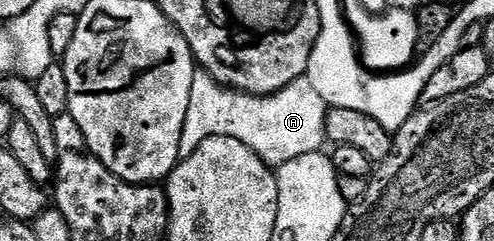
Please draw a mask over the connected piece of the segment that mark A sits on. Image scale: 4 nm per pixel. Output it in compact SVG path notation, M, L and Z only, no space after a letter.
M198 68L192 76L192 96L188 96L188 116L184 116L178 156L192 156L212 136L228 136L256 152L267 166L277 168L288 164L288 160L296 160L296 156L317 154L325 147L322 145L327 145L327 109L320 92L312 88L307 77L275 94L245 94L220 85L207 70Z

